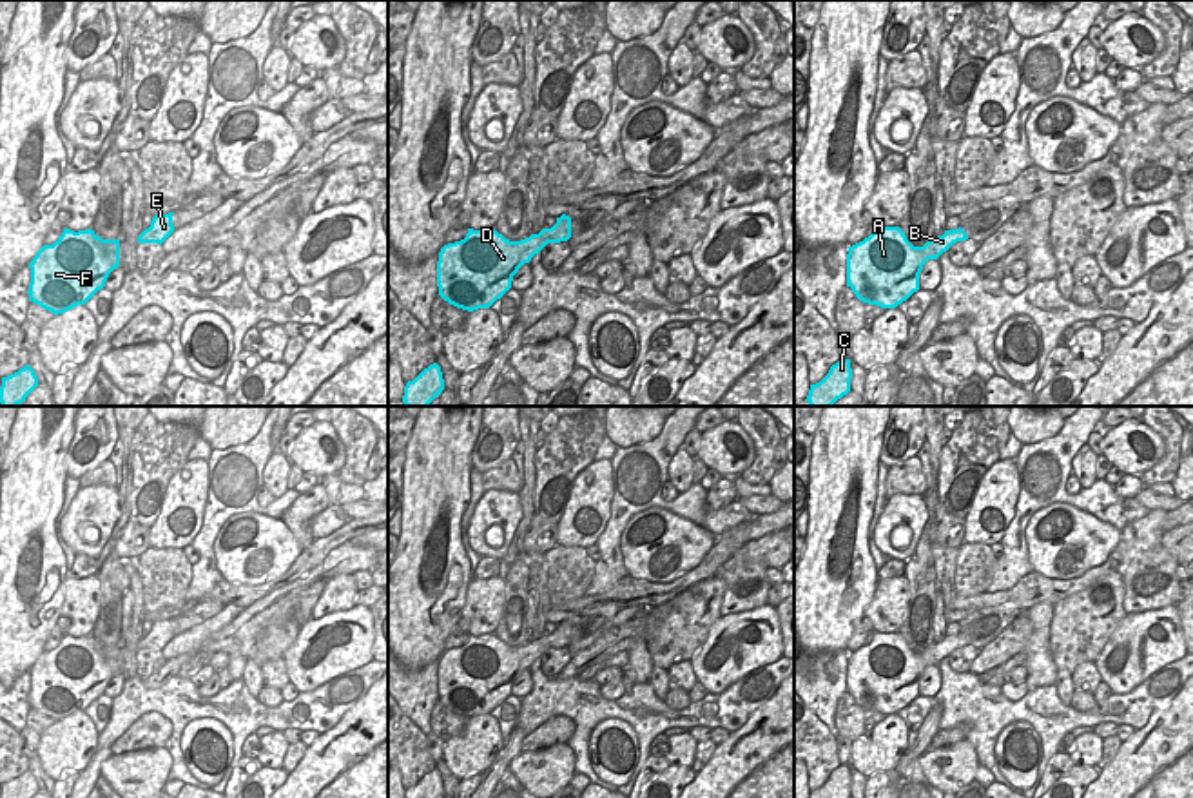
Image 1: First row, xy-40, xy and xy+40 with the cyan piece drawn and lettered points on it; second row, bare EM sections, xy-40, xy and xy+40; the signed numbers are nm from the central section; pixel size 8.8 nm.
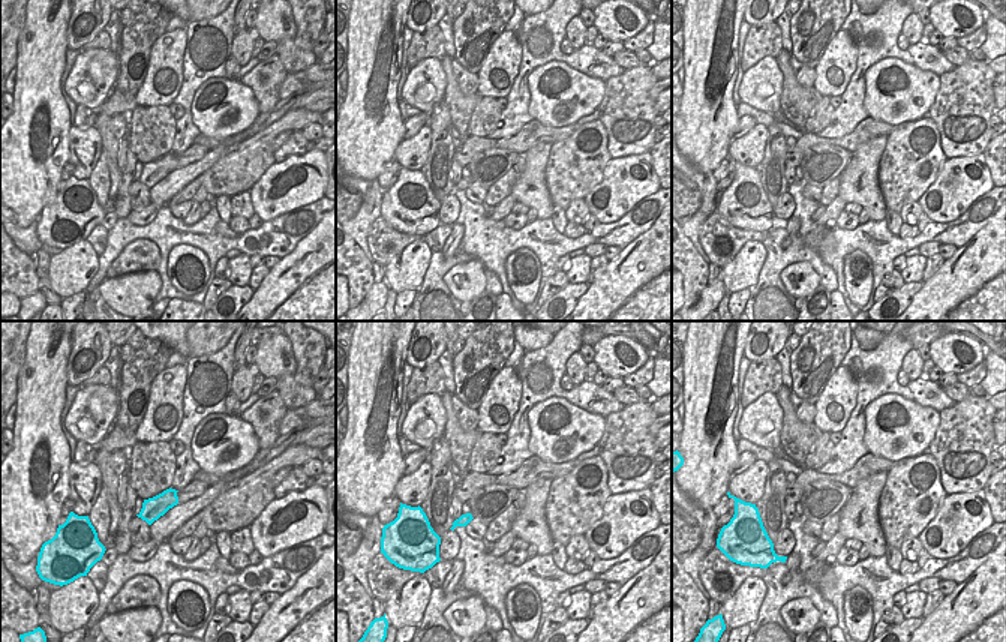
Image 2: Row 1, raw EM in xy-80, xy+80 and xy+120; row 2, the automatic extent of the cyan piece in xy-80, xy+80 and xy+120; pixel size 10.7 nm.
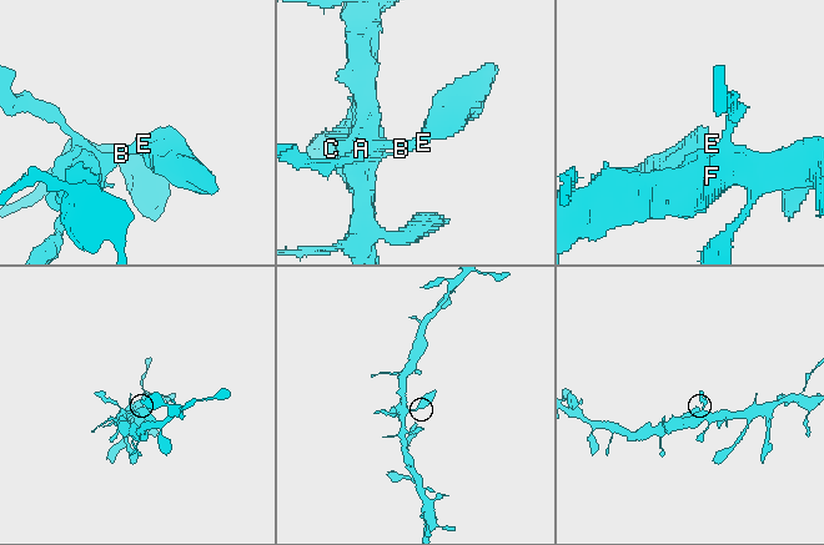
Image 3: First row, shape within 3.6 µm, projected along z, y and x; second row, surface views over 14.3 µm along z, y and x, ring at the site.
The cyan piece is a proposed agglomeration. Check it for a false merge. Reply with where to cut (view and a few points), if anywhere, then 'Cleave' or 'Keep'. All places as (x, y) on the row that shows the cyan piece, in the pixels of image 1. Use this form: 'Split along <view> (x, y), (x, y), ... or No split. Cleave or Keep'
No split. Keep.

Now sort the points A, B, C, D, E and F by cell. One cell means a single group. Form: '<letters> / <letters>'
A B C D E F

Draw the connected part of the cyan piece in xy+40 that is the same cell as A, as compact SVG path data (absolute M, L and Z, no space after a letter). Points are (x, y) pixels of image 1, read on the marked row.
M874 225L868 238L849 247L847 287L863 303L896 308L919 290L923 265L965 239L968 236L959 227L914 247L899 227Z

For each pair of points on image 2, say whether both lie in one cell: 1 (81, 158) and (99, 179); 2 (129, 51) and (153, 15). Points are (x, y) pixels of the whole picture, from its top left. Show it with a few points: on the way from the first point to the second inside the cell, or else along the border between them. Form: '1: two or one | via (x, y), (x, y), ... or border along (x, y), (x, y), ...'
1: two | border along (101, 135), (101, 156), (87, 179)
2: one | via (137, 42), (149, 24)

